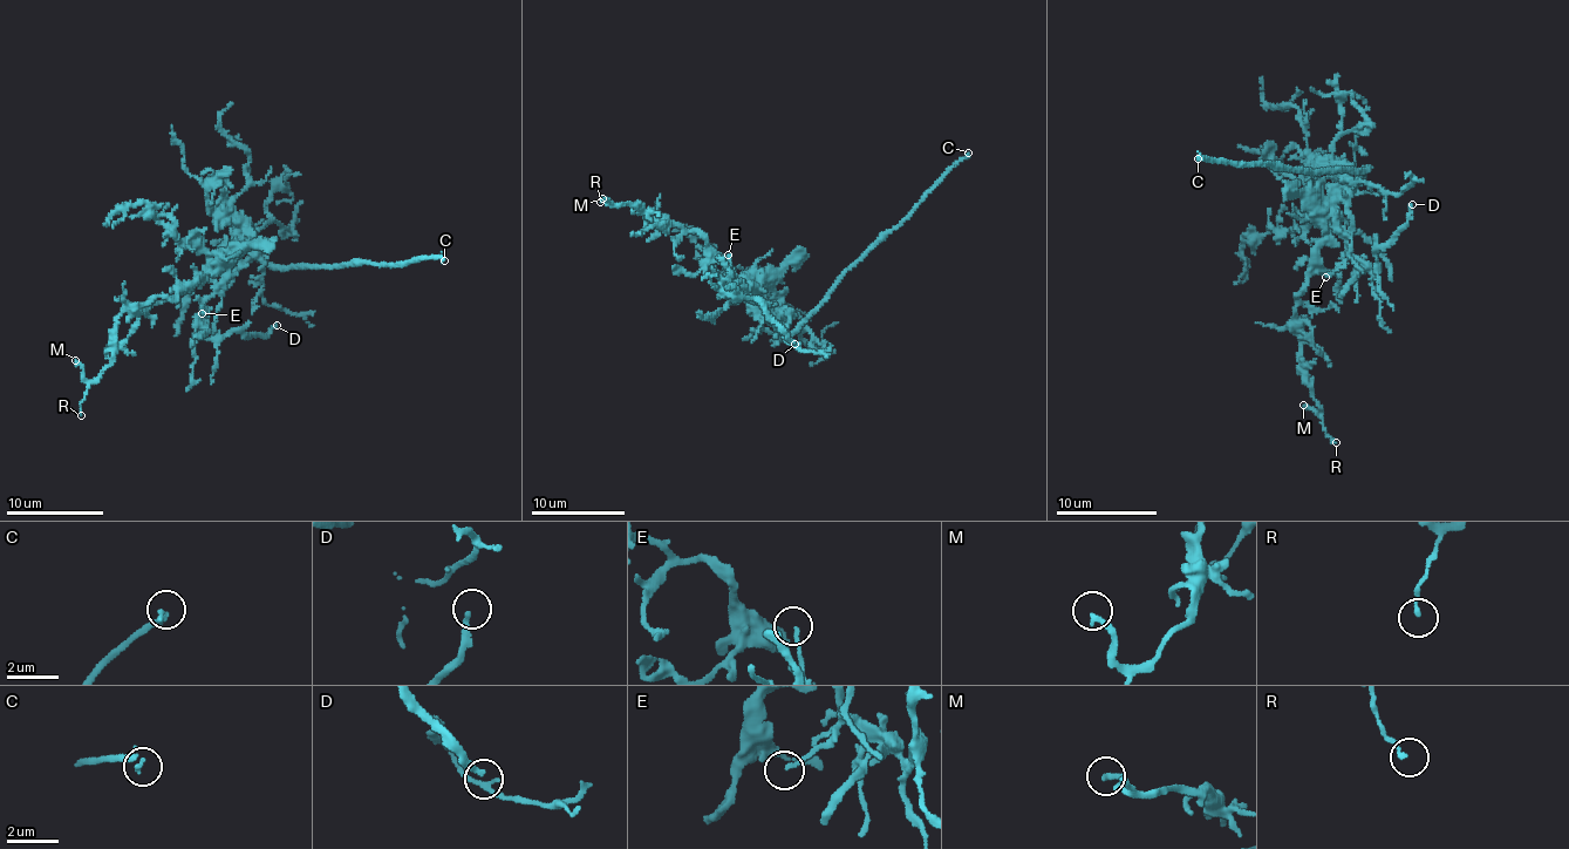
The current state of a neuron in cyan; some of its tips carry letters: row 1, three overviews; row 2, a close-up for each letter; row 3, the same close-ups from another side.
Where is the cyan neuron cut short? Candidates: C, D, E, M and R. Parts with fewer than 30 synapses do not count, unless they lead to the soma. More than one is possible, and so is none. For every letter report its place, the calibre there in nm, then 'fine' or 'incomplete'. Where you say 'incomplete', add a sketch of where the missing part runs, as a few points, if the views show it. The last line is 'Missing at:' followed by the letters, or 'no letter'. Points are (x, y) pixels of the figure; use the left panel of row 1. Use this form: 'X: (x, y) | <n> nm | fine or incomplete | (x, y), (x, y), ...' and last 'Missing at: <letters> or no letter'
C: (444, 260) | 200 nm | incomplete
D: (277, 325) | 240 nm | fine
E: (202, 313) | 130 nm | fine
M: (75, 360) | 200 nm | fine
R: (81, 415) | 150 nm | fine
Missing at: C

